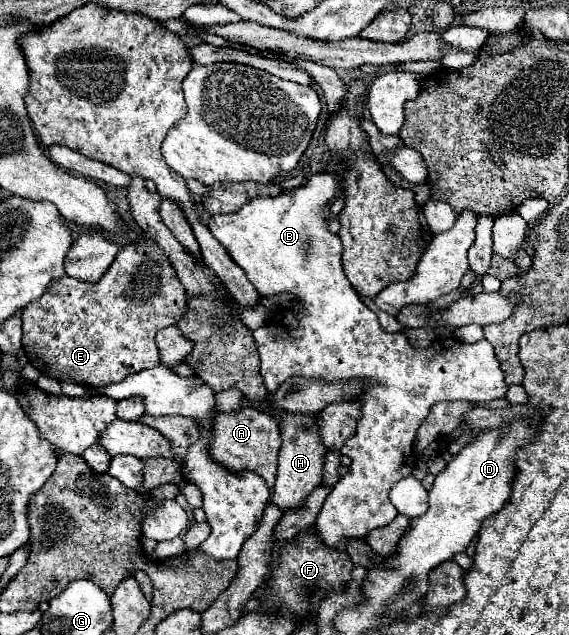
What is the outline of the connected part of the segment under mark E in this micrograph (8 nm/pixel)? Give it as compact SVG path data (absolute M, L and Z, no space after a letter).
M145 234L145 242L123 246L111 264L109 272L95 284L63 276L51 284L45 294L33 300L23 308L23 350L29 362L45 376L51 376L59 382L77 382L81 386L105 388L109 384L125 380L129 374L153 368L159 364L159 350L155 344L155 334L171 324L177 324L179 318L187 312L187 294L179 284L171 262L165 252Z

